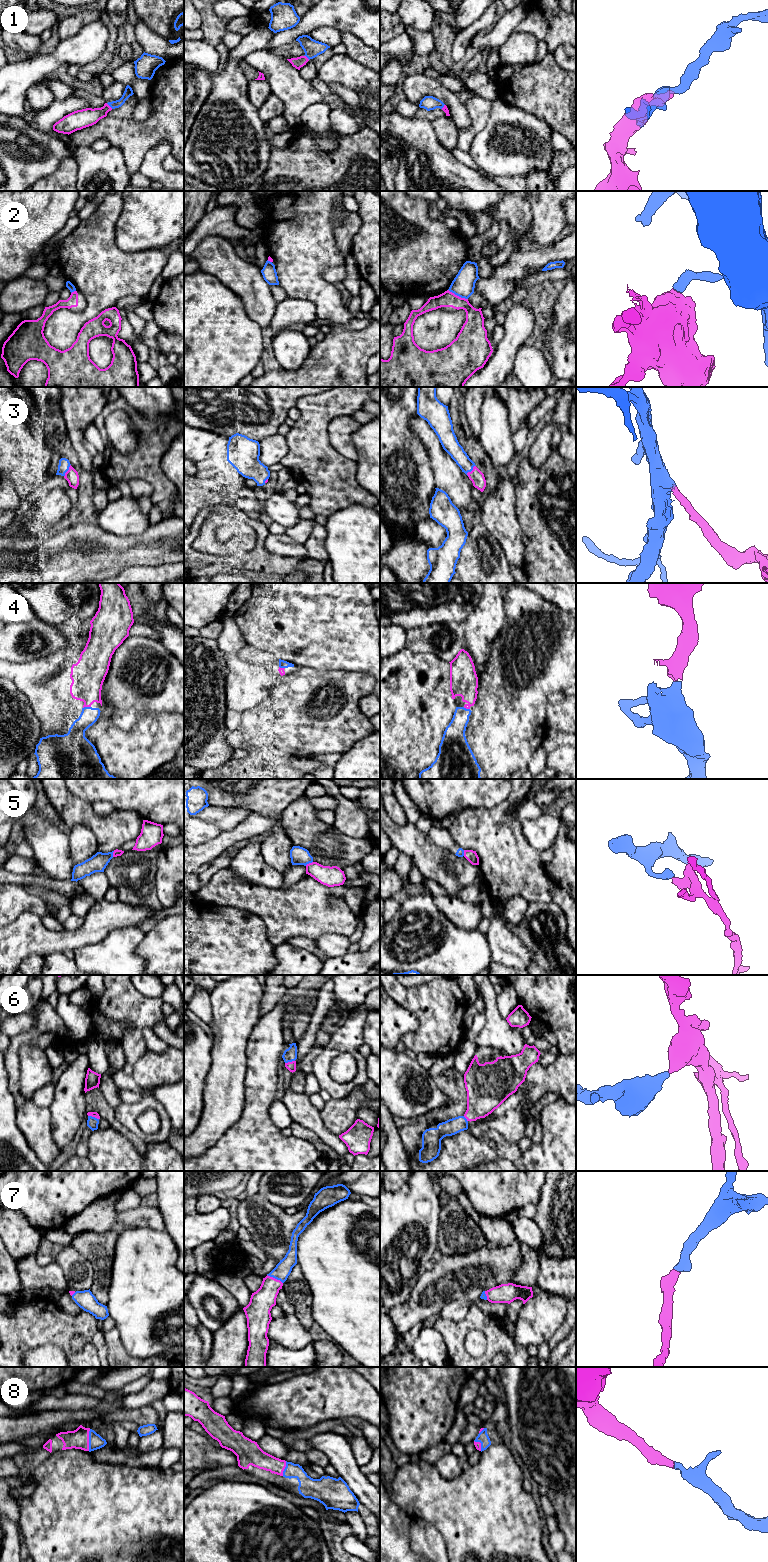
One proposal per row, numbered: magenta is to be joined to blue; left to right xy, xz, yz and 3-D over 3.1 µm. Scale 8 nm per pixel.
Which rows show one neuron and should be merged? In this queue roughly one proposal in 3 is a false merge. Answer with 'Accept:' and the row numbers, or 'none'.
Accept: 1, 3, 4, 6, 7, 8

